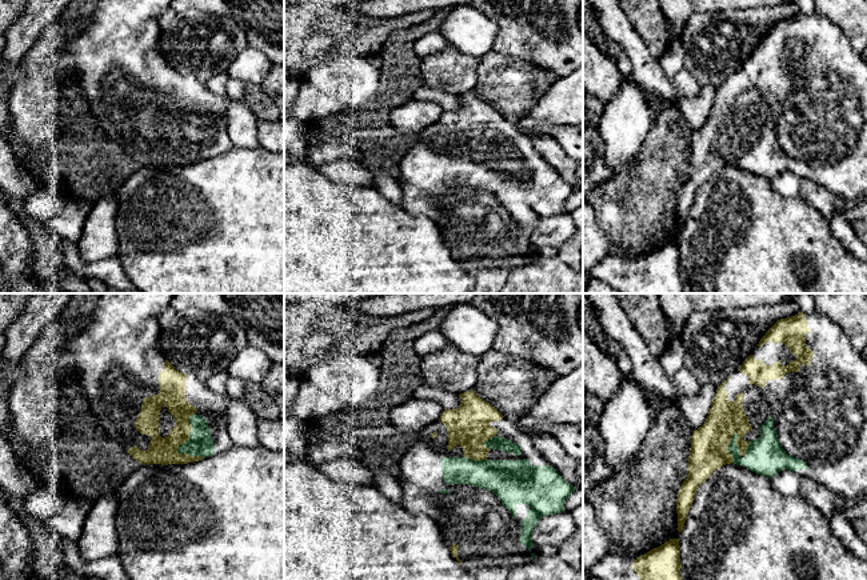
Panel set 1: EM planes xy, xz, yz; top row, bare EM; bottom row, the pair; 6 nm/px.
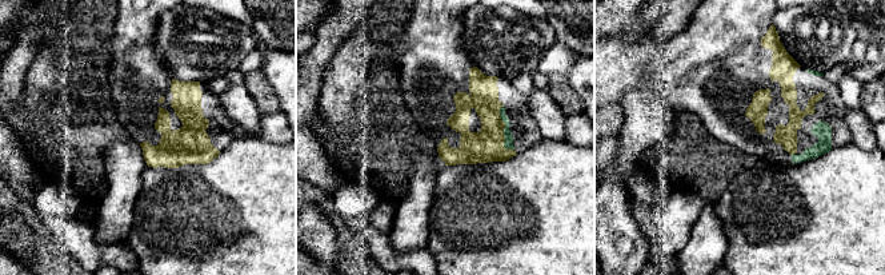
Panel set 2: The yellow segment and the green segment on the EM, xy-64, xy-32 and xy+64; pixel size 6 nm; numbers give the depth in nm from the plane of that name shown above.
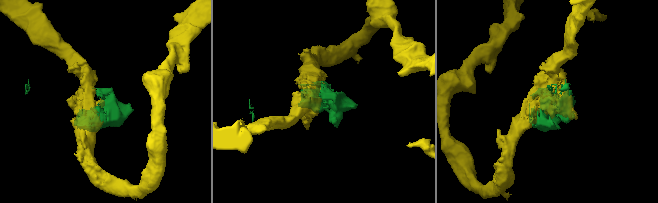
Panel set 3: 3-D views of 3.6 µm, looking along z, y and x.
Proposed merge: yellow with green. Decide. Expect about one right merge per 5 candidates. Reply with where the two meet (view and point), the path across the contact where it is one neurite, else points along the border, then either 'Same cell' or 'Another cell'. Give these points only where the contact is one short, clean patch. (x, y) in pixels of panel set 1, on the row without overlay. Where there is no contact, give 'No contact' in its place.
Touches yellow at xy (180, 146). Another cell

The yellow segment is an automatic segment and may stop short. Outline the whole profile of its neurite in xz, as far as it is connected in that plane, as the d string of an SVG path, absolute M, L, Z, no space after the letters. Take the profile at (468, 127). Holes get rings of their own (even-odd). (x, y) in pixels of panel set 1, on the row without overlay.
M472 91L459 97L462 105L456 111L444 111L439 120L448 133L447 151L452 152L460 147L464 159L474 163L487 161L490 149L483 145L498 135L498 129L490 125L500 123L504 117Z

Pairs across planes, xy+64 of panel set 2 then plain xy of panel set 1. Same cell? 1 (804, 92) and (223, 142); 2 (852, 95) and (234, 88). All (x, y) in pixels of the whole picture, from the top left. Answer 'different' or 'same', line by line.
1: same
2: same

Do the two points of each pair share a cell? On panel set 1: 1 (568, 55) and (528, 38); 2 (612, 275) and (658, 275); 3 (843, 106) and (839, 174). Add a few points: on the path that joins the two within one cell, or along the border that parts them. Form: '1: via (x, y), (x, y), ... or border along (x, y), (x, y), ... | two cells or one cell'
1: via (559, 46), (551, 40), (538, 38) | one cell
2: via (623, 272), (628, 275), (647, 275) | one cell
3: via (843, 123), (843, 156) | one cell

